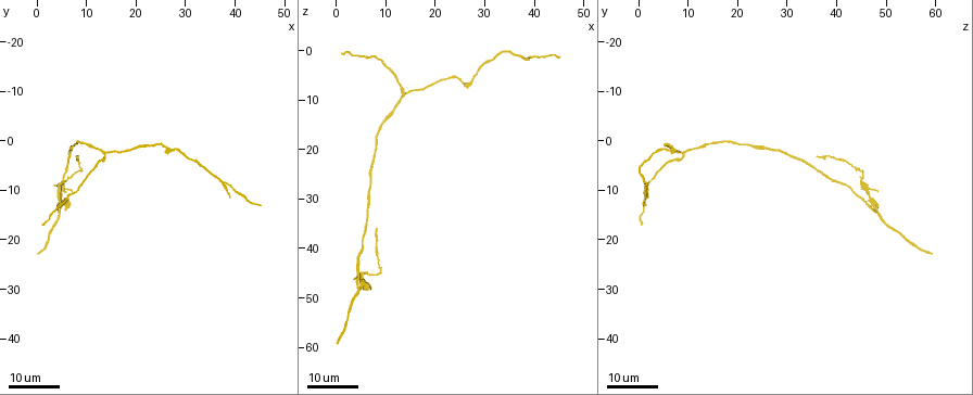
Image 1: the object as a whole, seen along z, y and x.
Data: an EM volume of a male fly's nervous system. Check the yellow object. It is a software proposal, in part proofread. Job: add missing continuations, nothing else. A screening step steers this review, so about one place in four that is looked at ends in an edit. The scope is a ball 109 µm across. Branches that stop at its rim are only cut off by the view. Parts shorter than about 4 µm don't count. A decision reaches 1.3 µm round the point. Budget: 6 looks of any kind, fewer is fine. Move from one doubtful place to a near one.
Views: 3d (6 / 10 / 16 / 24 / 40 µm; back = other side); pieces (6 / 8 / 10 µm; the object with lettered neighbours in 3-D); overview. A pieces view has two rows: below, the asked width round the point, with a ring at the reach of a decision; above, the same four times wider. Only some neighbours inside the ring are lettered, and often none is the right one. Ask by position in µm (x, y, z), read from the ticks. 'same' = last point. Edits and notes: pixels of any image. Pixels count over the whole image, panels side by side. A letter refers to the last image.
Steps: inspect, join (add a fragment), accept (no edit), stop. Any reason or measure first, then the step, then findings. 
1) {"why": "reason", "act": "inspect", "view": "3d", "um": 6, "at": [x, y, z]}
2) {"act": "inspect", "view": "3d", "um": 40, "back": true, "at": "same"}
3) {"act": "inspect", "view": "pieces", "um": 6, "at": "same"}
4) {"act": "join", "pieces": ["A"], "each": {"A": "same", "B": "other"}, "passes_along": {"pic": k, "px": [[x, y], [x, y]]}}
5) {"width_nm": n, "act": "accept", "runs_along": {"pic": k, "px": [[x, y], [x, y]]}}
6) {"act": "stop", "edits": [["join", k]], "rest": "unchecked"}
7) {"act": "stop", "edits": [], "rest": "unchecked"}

{"why": "branch stops here", "act": "inspect", "view": "3d", "um": 16, "at": [1.5, 16.5, 1.0]}

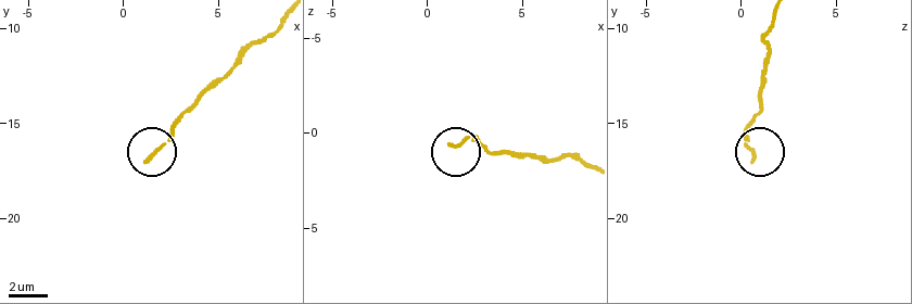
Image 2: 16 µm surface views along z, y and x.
{"act": "inspect", "view": "pieces", "um": 8, "at": [1.4, 17.0, 0.6]}

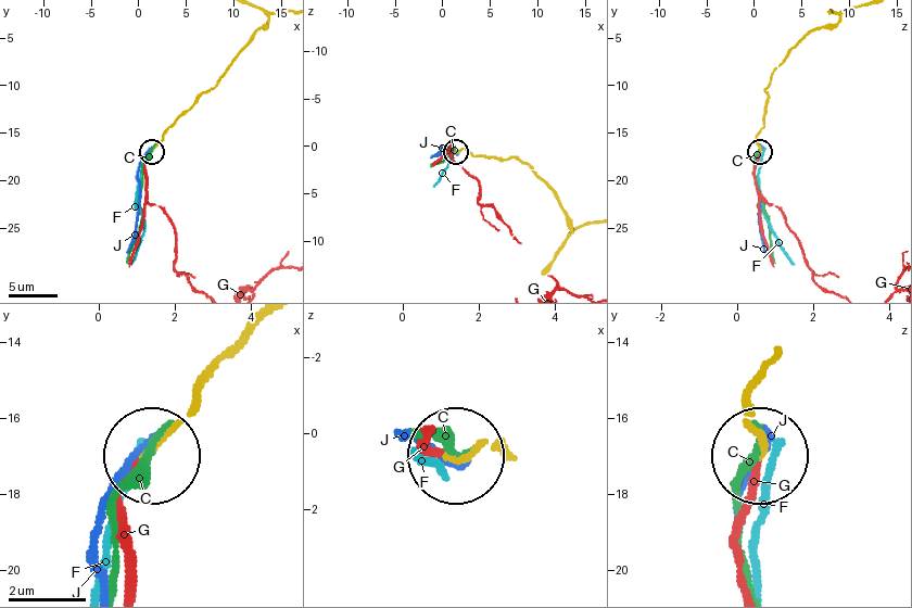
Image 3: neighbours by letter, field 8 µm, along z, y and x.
{"width_nm": 190, "act": "join", "pieces": ["G"], "each": {"C": "other", "F": "other", "G": "same", "J": "other"}, "passes_along": {"pic": 3, "px": [[762, 128], [756, 137], [757, 193], [781, 213], [820, 286]]}, "found": "the cell continues"}

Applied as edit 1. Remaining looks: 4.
{"why": "thin end", "act": "inspect", "view": "3d", "um": 24, "at": [38.5, 12.0, 1.5]}

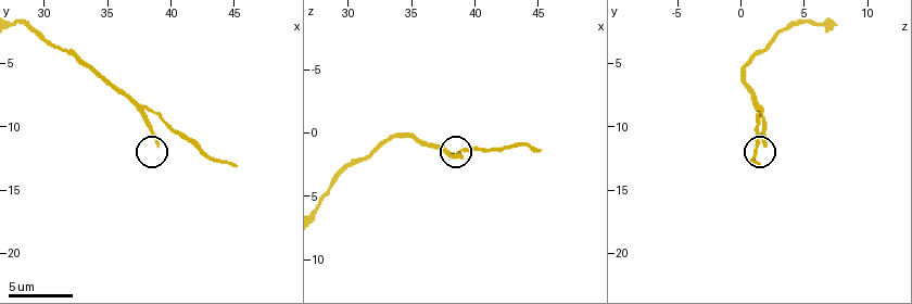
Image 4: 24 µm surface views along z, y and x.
{"act": "inspect", "view": "pieces", "um": 8, "at": [39.0, 11.6, 1.8]}

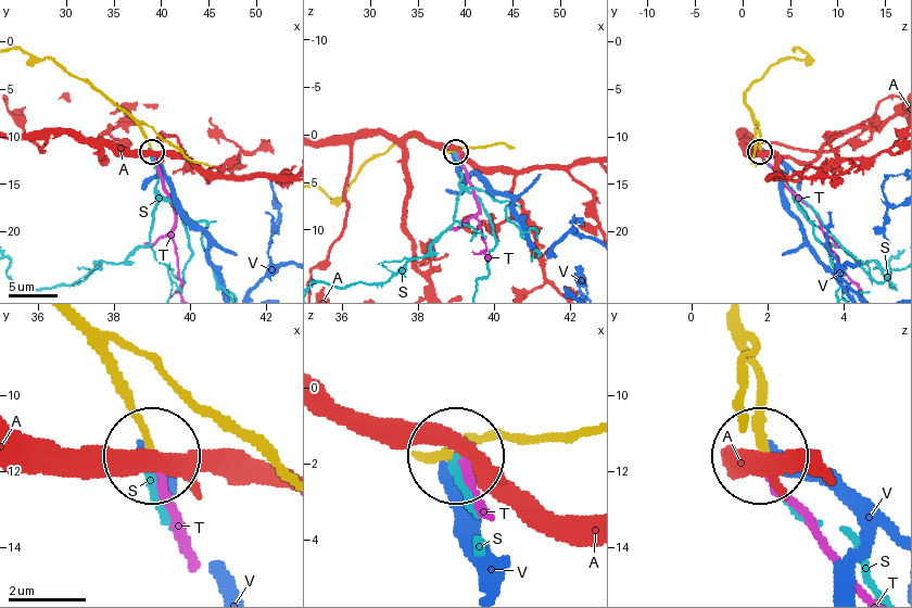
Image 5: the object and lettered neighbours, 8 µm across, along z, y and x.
{"act": "join", "pieces": ["T"], "each": {"A": "other", "S": "other", "T": "same", "V": "other"}, "passes_along": {"pic": 5, "px": [[421, 455], [447, 455], [480, 504]]}, "found": "it goes on there"}

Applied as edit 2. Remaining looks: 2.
{"why": "an open end", "act": "inspect", "view": "pieces", "um": 8, "at": [45.0, 13.0, 1.4]}

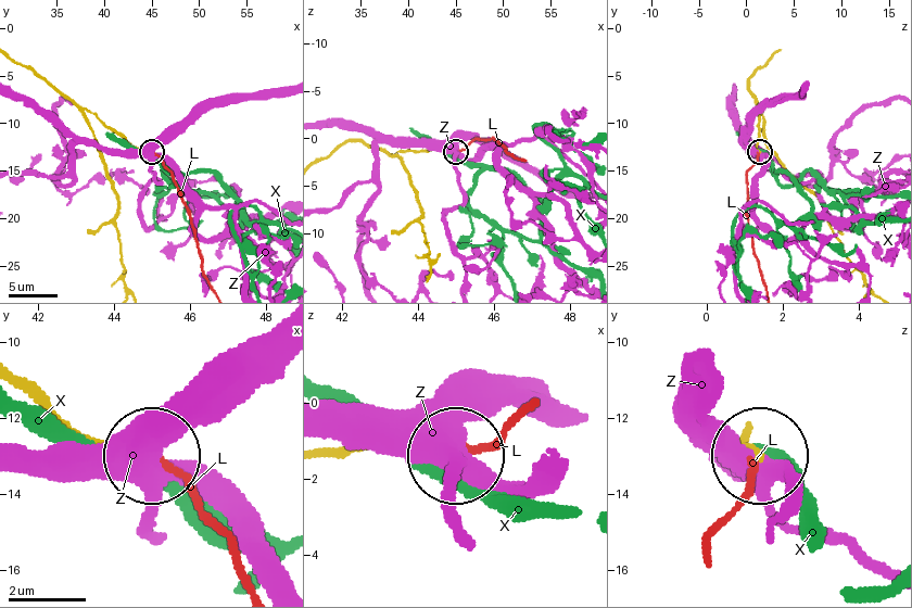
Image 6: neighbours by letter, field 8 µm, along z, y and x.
{"act": "join", "pieces": ["L"], "each": {"L": "same", "X": "other", "Z": "other"}, "passes_along": {"pic": 6, "px": [[748, 430], [755, 466], [709, 541]]}, "found": "the cell continues"}

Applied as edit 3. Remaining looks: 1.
{"act": "stop", "edits": [["join", 3], ["join", 5], ["join", 6]], "rest": "unchecked"}

